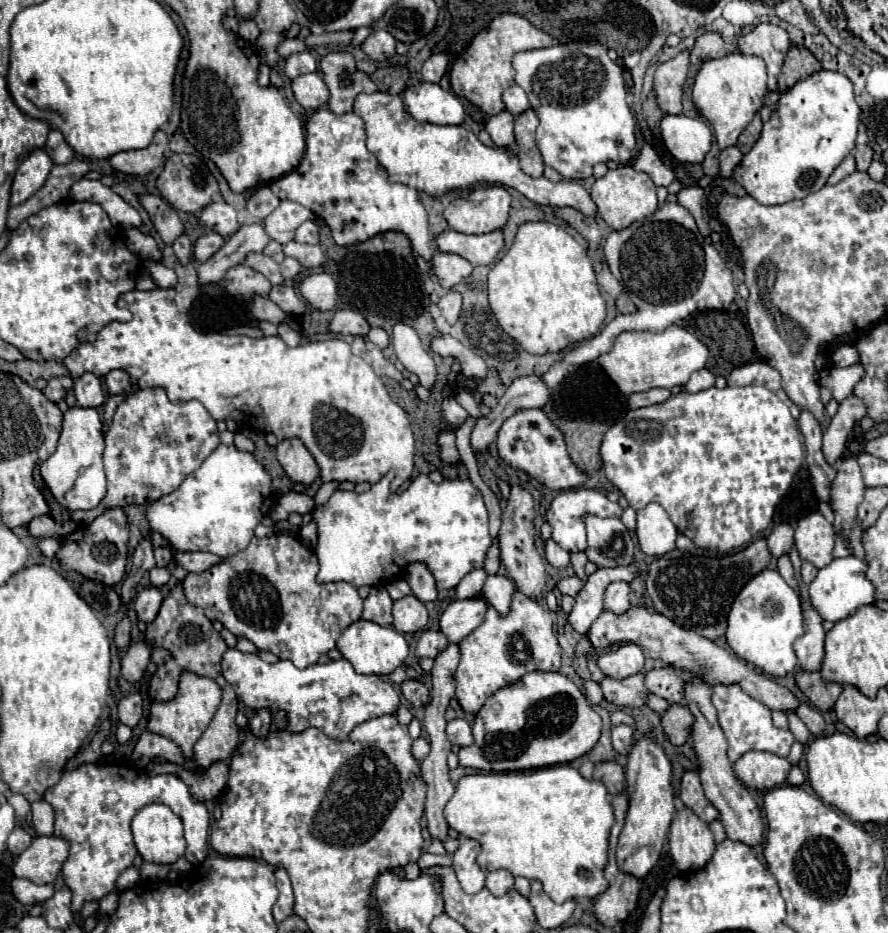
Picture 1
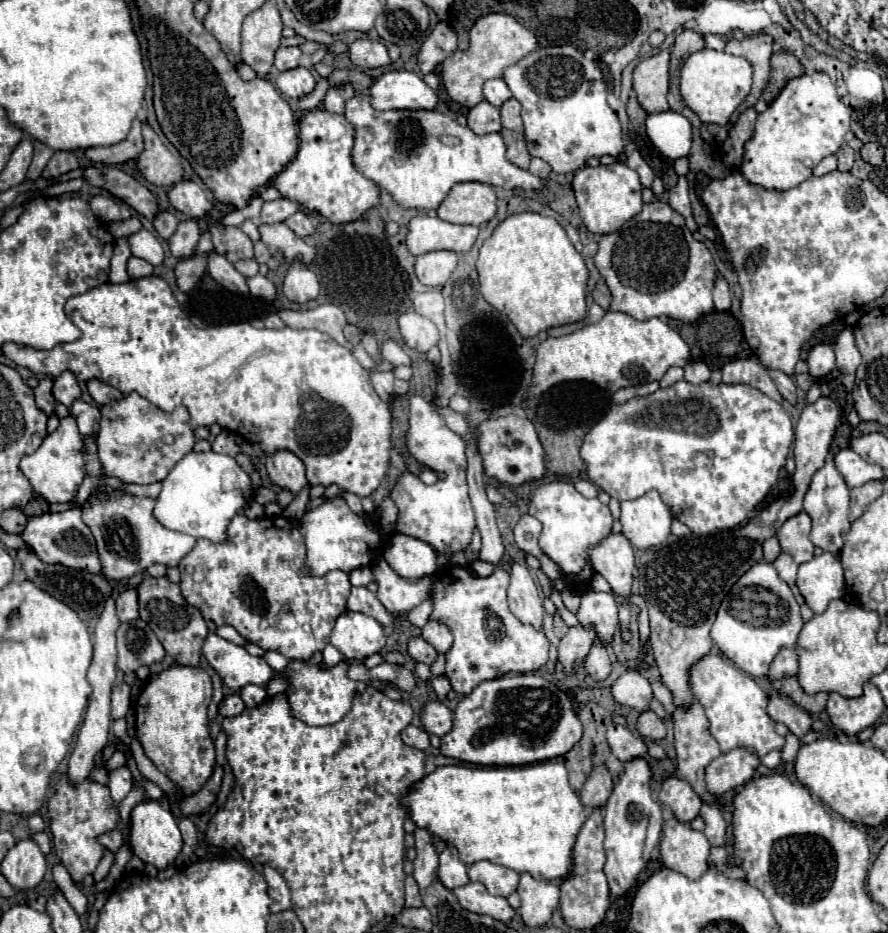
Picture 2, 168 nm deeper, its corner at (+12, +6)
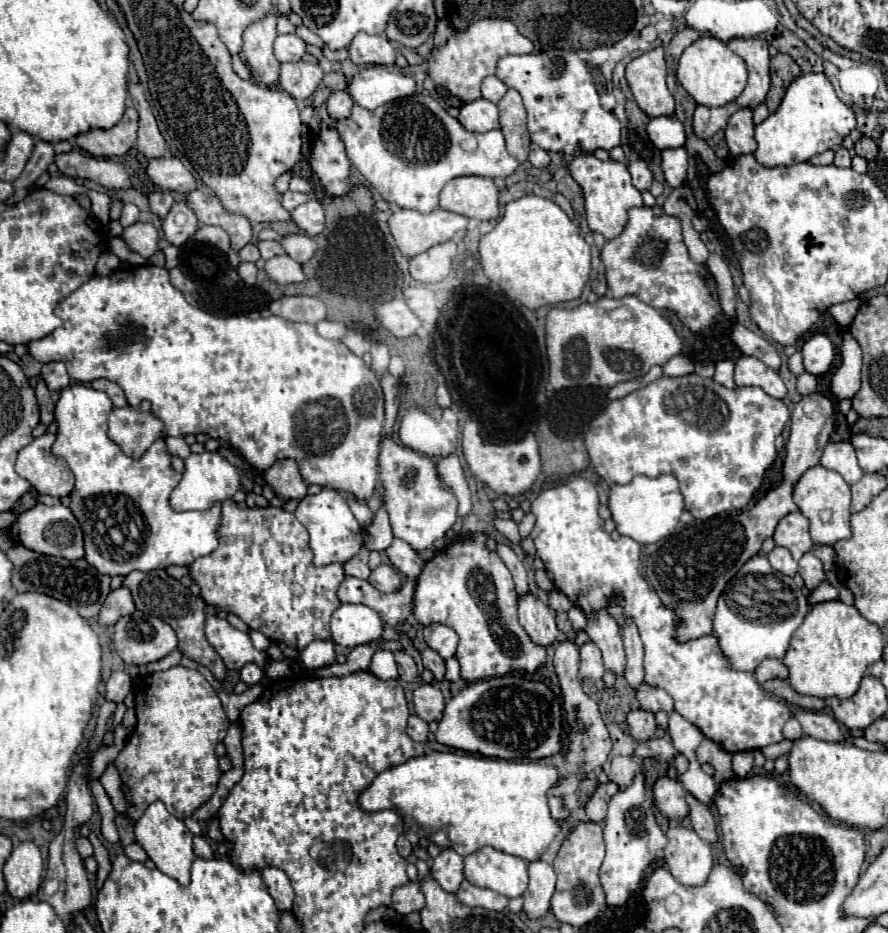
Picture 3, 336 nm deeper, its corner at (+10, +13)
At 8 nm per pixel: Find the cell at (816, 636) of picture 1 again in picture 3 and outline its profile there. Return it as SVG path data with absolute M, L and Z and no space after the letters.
M764 659L758 669L756 669L756 679L760 683L766 683L768 679L786 679L788 677L788 667L782 663L782 659Z

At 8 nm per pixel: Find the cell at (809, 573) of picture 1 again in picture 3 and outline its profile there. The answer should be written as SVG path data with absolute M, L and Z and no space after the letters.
M774 547L770 553L768 553L768 559L770 559L770 565L782 573L782 575L788 575L788 577L794 577L798 573L798 561L794 561L794 557L790 555L790 551L786 551L784 547Z

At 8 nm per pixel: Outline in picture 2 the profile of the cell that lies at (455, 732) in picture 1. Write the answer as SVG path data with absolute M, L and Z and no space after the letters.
M430 700L420 710L420 722L428 734L444 736L452 730L452 712L440 700Z

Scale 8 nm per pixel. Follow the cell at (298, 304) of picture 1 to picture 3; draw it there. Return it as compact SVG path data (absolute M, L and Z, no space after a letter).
M240 263L240 267L238 267L238 275L248 285L254 285L256 283L256 273L258 273L258 269L256 269L254 263Z

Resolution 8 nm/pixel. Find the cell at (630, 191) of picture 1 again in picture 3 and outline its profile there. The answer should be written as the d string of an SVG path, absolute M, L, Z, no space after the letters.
M582 153L576 155L570 165L570 175L574 181L582 187L584 201L586 201L586 219L588 227L592 231L598 231L604 235L604 239L614 239L622 233L626 219L628 219L628 209L630 207L642 207L642 195L640 191L632 185L632 177L626 165L618 161L600 161L592 153Z

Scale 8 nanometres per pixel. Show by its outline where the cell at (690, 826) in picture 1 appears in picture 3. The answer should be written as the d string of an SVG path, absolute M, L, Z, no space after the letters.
M676 825L670 827L668 845L664 847L664 861L674 879L682 885L702 885L714 867L712 849L702 841L694 829Z

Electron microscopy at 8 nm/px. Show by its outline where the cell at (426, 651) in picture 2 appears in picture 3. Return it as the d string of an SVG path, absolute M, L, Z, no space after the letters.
M426 647L426 649L422 651L422 663L424 663L424 667L428 667L428 669L434 673L434 677L436 677L438 681L444 679L444 659L442 659L434 649Z

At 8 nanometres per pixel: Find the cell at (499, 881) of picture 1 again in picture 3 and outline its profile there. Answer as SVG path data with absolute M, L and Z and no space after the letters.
M482 847L464 857L464 875L472 885L488 887L506 897L522 895L528 885L526 861L492 847Z

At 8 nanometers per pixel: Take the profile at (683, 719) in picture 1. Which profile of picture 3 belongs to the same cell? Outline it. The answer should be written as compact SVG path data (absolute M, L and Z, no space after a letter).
M636 709L628 713L628 727L630 733L636 741L646 741L652 739L656 733L656 719L654 713L644 711L644 709Z

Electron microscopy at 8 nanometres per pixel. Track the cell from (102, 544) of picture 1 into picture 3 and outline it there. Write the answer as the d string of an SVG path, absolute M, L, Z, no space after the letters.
M34 505L32 509L18 515L14 525L10 527L12 537L22 543L24 547L30 547L32 551L38 551L42 555L56 555L66 559L82 559L84 557L84 535L78 527L78 519L70 511L70 507L64 505Z

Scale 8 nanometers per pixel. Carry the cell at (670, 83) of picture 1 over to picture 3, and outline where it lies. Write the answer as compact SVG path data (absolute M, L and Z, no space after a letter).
M654 47L632 59L626 67L626 81L638 107L648 117L674 113L674 97L666 89L666 55L662 47Z

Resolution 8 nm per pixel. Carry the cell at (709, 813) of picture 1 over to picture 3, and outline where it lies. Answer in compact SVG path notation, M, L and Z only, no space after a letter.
M660 777L654 783L656 807L668 819L684 819L690 813L690 807L686 803L686 795L688 795L686 789L676 779Z

